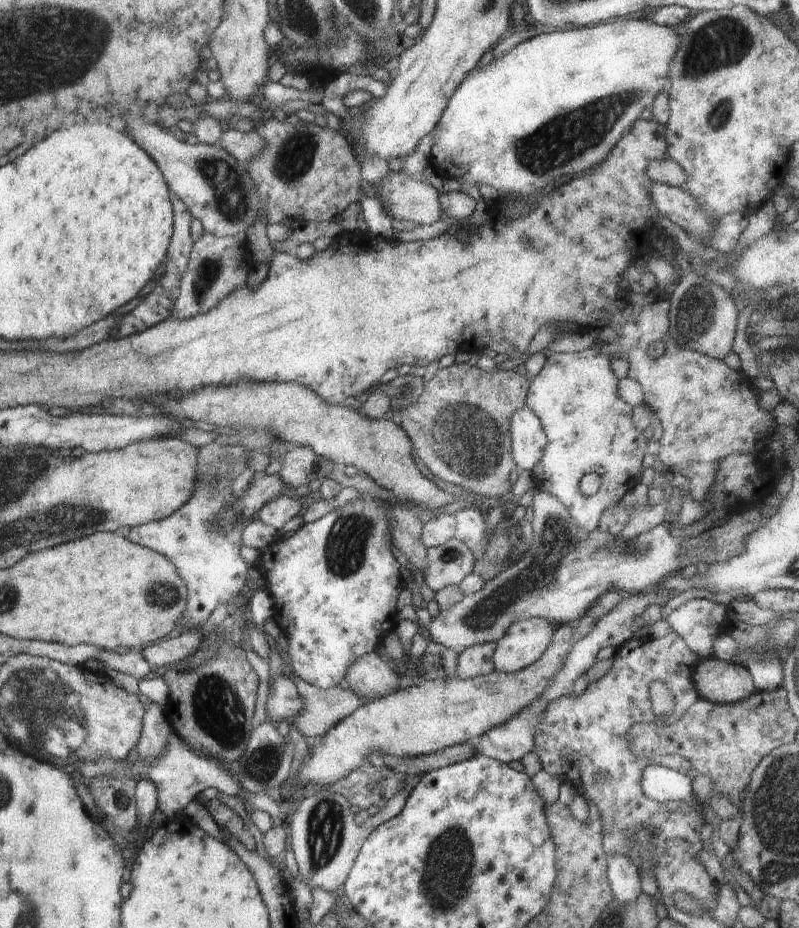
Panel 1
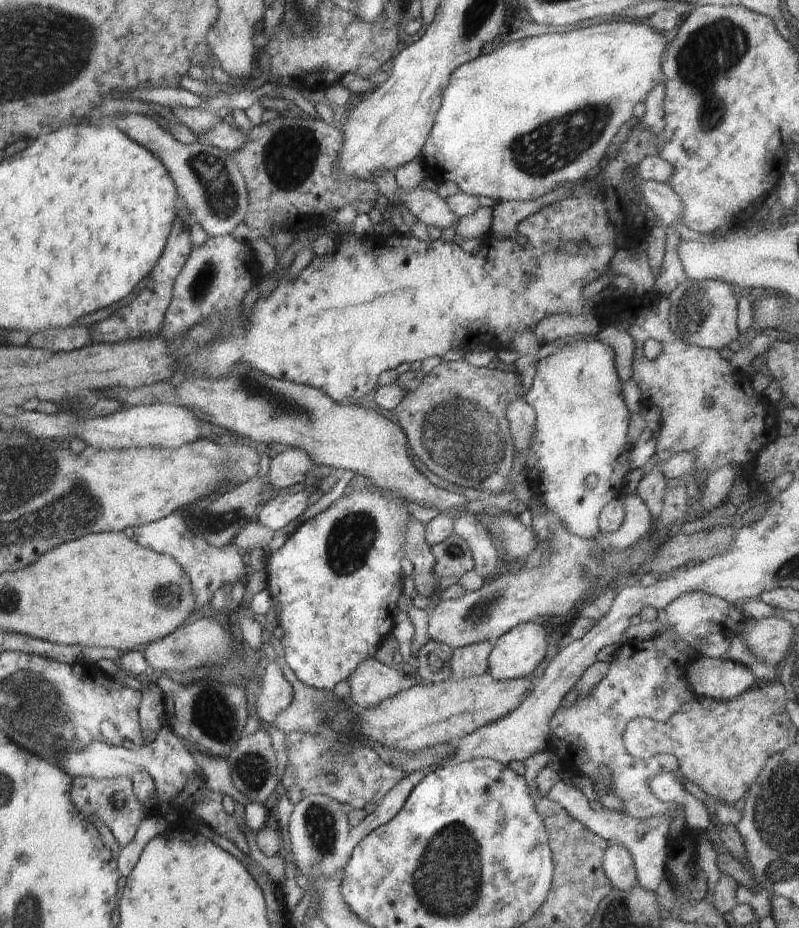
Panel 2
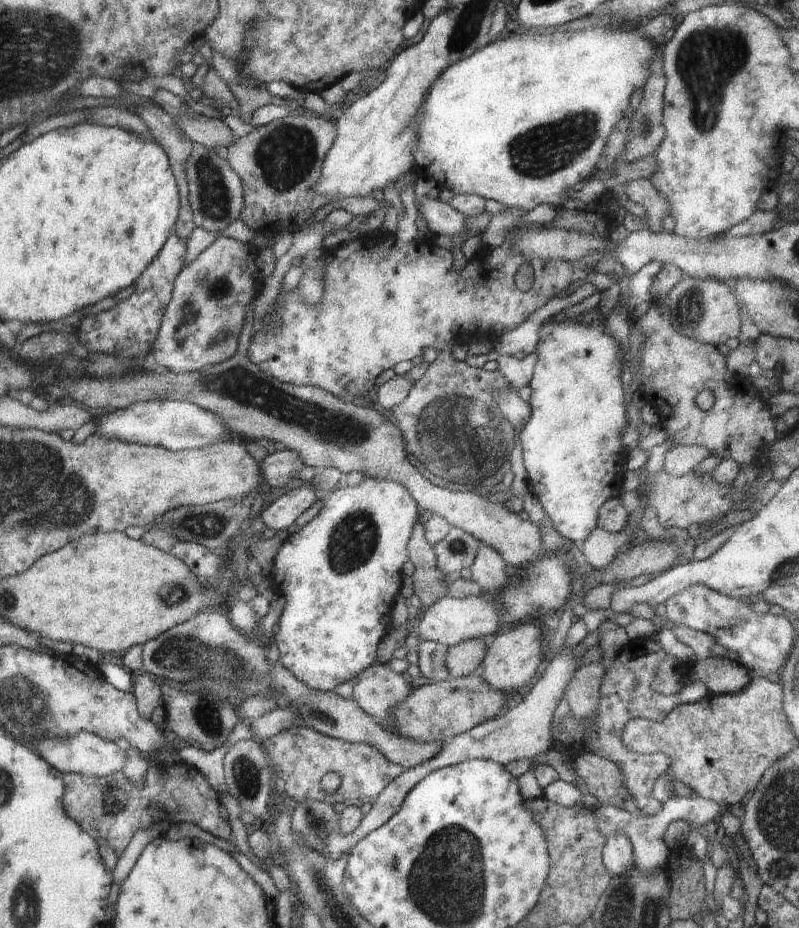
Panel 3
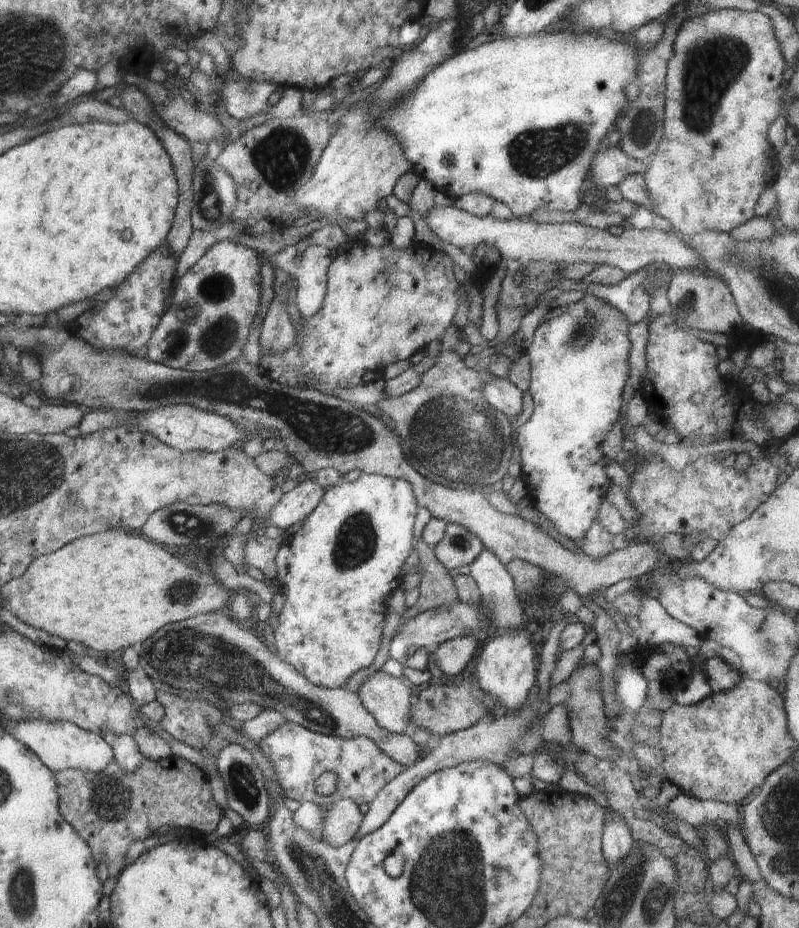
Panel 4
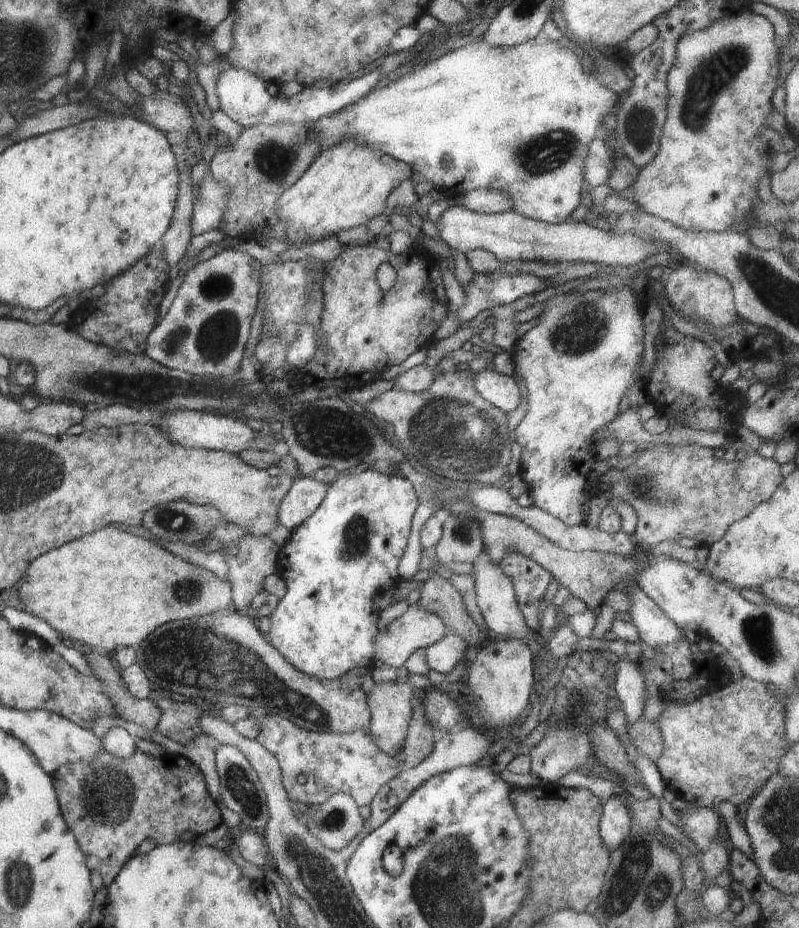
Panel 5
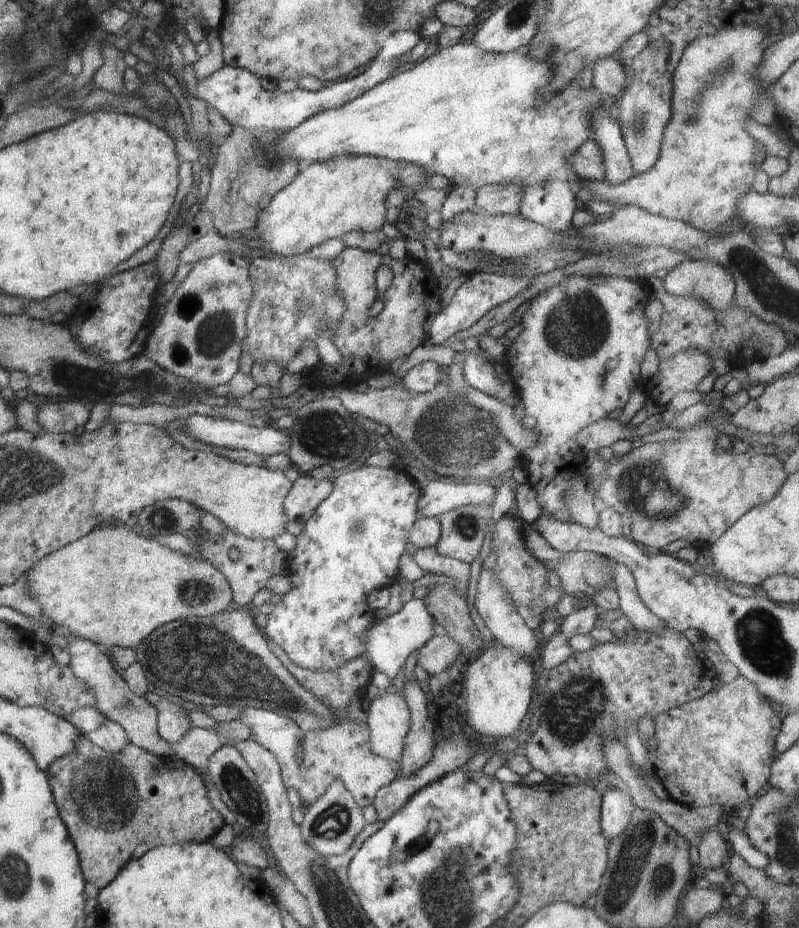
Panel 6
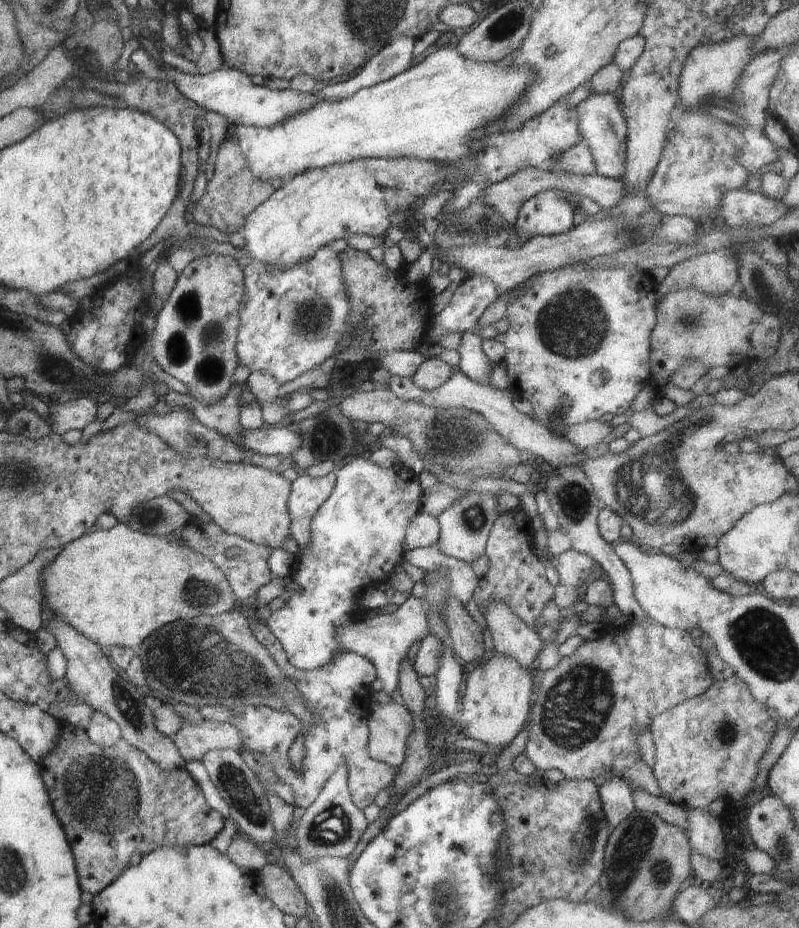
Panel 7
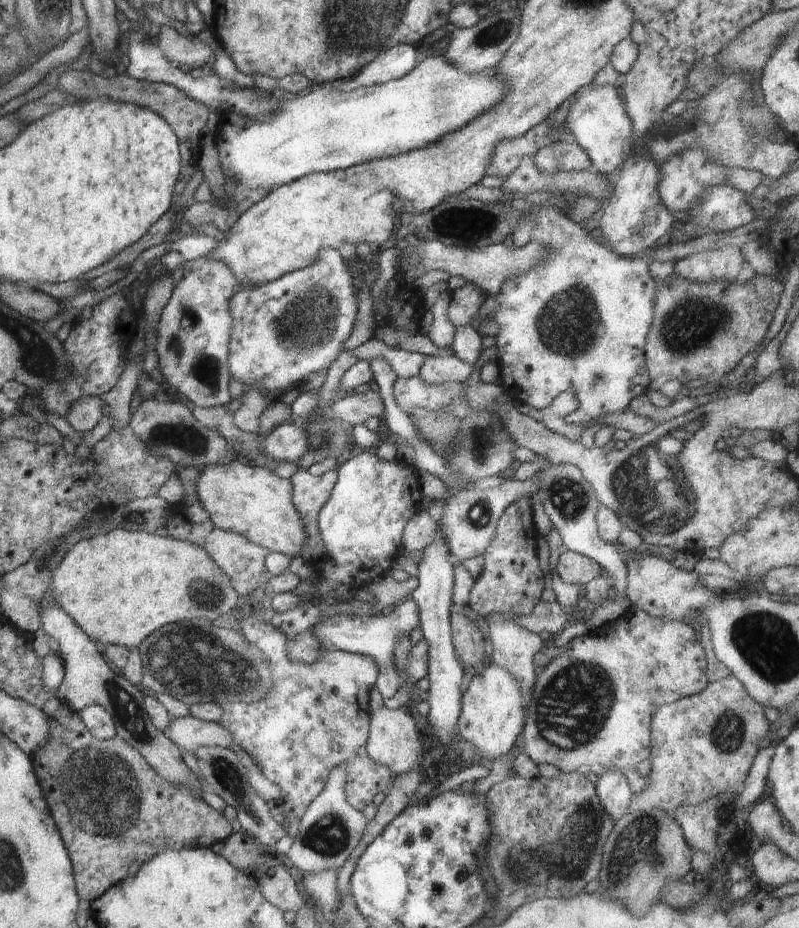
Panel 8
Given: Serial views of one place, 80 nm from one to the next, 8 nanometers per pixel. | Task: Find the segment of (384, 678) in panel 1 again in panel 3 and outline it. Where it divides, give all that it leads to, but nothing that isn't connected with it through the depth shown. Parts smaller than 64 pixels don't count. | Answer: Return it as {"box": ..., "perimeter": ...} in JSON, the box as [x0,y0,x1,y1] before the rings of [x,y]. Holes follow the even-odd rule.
{"box":[351,662,412,728],"perimeter":[[[376,662],[355,676],[351,696],[366,714],[382,726],[395,728],[391,718],[393,708],[410,694],[412,687],[406,674]]]}

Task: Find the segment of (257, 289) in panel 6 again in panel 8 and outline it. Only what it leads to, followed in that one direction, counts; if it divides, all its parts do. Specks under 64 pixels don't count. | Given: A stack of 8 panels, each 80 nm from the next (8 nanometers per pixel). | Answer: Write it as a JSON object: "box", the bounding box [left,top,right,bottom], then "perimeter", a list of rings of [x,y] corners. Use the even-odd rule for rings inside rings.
{"box":[229,247,358,396],"perimeter":[[[324,247],[320,248],[315,261],[310,266],[284,273],[281,277],[268,282],[242,287],[234,294],[229,302],[229,309],[233,318],[233,329],[231,330],[231,342],[229,344],[229,369],[231,376],[238,378],[245,387],[250,387],[256,383],[258,390],[260,390],[262,394],[269,395],[270,393],[277,392],[277,390],[283,390],[280,394],[281,396],[283,393],[292,390],[292,388],[296,388],[302,378],[309,375],[311,372],[320,372],[320,370],[324,370],[324,368],[330,368],[332,362],[339,356],[338,348],[340,348],[340,344],[352,334],[352,329],[354,328],[358,298],[353,278],[354,276],[352,276],[349,271],[348,264],[346,264],[342,255],[338,252],[338,249]]]}

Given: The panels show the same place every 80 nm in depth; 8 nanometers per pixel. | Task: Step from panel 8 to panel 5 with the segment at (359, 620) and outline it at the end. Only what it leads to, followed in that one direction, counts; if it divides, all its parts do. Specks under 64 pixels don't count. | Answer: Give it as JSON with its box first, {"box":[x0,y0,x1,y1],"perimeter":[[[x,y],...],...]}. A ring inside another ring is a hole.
{"box":[375,604,454,672],"perimeter":[[[417,604],[410,605],[402,616],[389,624],[386,631],[378,631],[375,638],[375,658],[402,672],[403,664],[415,650],[425,649],[448,634],[454,634],[454,632],[443,623],[440,617],[418,608]]]}

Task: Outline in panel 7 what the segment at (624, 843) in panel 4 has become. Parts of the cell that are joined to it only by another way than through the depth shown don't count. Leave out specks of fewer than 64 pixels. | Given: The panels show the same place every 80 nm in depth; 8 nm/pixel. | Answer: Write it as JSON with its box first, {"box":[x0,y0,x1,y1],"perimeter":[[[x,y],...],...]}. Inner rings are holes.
{"box":[596,777,636,833],"perimeter":[[[621,777],[607,779],[596,792],[601,798],[601,815],[608,821],[611,833],[636,808],[629,782]]]}

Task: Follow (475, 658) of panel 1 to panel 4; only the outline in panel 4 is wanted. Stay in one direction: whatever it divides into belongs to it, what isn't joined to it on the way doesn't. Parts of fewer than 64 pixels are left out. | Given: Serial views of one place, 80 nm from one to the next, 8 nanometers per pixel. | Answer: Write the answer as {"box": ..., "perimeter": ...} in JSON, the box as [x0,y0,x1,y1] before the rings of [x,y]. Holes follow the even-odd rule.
{"box":[432,634,479,676],"perimeter":[[[469,634],[448,640],[439,646],[432,647],[434,662],[444,675],[454,676],[462,672],[472,660],[479,637]]]}

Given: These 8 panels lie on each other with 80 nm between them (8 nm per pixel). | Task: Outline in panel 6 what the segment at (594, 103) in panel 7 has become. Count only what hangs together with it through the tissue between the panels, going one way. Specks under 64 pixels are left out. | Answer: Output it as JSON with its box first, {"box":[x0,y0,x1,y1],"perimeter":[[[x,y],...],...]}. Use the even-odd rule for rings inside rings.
{"box":[591,106,635,185],"perimeter":[[[600,106],[591,116],[592,138],[603,154],[605,178],[619,185],[635,176],[617,120],[610,118],[607,106]]]}

